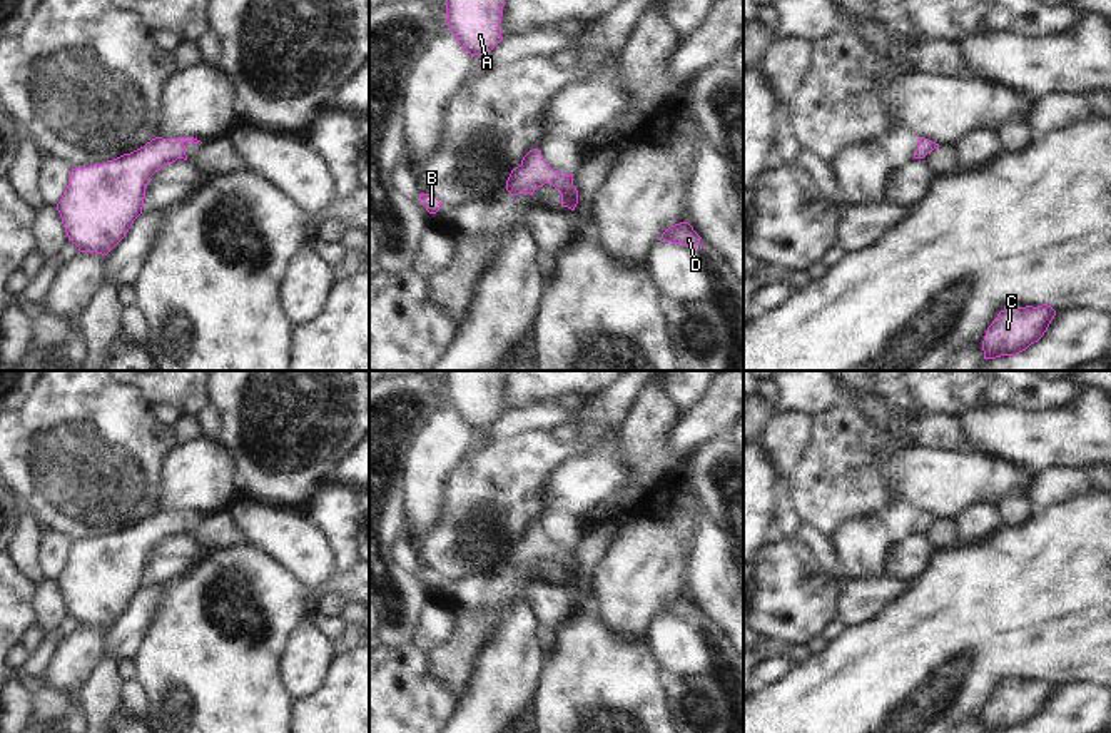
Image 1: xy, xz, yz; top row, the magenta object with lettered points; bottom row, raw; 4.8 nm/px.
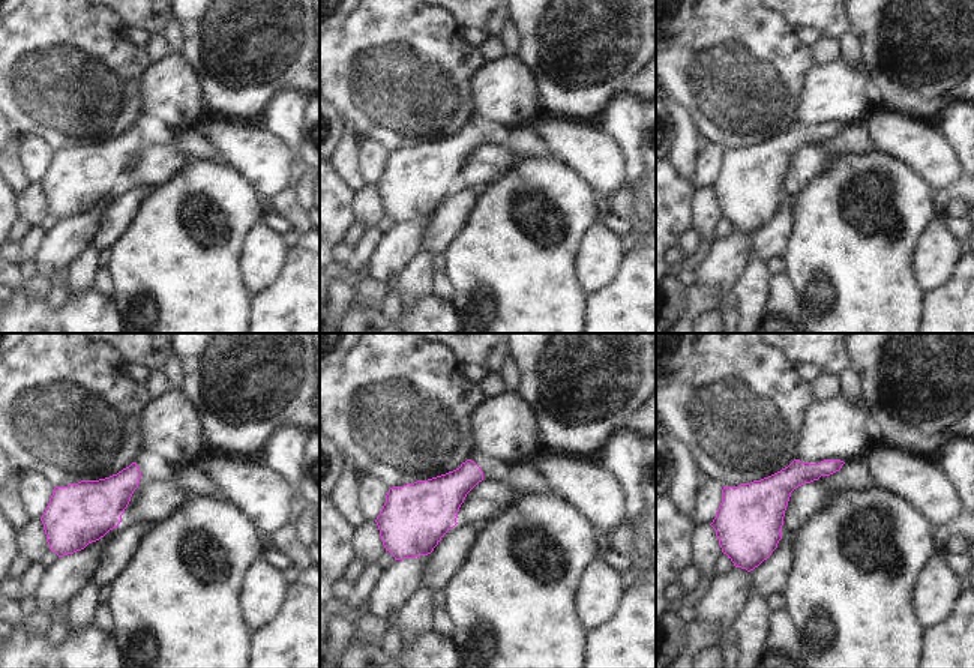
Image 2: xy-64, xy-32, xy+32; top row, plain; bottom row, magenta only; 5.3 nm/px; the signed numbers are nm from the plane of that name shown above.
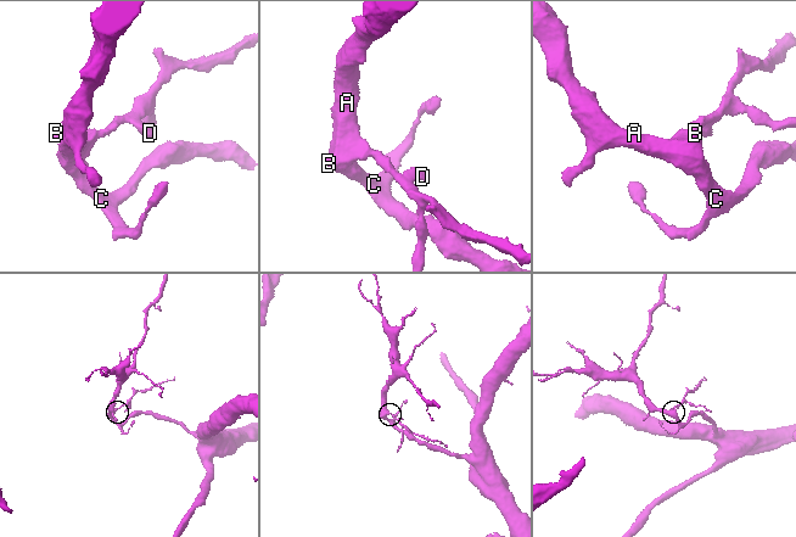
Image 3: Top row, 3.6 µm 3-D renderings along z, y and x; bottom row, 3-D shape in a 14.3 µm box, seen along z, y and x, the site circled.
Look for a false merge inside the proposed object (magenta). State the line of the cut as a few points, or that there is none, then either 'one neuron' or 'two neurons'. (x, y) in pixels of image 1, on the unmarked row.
no cut; one neuron

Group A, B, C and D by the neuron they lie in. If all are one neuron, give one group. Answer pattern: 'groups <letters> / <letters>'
groups A B C D

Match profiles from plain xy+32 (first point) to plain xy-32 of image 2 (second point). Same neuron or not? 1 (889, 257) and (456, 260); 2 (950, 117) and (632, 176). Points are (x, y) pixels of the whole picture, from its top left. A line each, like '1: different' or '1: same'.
1: same
2: same

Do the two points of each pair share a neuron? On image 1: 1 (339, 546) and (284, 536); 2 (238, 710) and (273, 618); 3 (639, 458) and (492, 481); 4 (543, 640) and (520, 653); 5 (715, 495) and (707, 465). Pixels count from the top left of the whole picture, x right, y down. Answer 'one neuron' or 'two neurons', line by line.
1: two neurons
2: one neuron
3: two neurons
4: two neurons
5: one neuron

